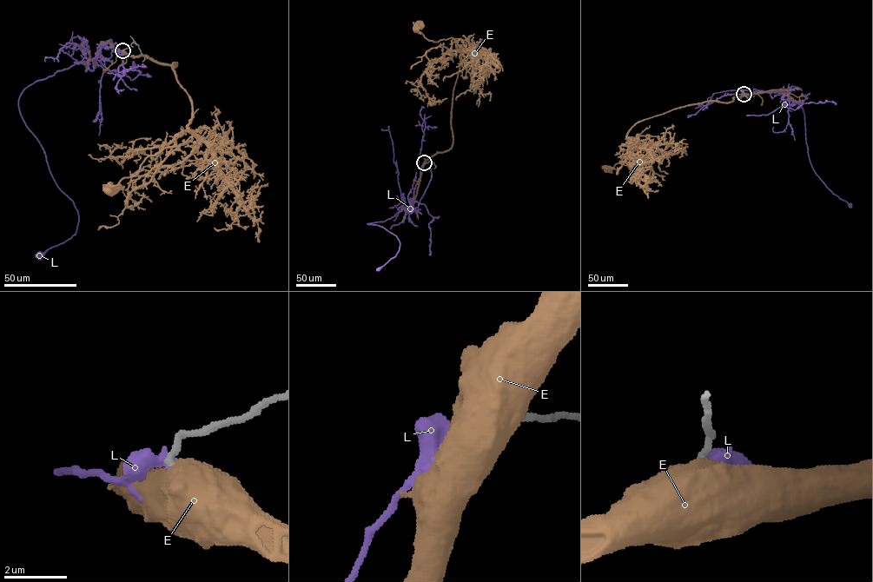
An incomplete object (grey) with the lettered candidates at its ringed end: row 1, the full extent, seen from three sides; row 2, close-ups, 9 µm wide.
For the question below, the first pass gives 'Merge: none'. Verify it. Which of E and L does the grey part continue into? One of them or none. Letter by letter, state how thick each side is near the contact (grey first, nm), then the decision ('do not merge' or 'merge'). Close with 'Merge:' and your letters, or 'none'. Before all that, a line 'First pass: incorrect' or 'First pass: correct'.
First pass: correct
E: calibres 240 and 700 nm; do not merge
L: calibres 240 and 420 nm; do not merge
Merge: none

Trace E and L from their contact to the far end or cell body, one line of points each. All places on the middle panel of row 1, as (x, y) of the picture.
E: (424, 162), (447, 151), (453, 144), (451, 109), (461, 49), (452, 37), (427, 40), (415, 26)
L: (424, 162), (411, 205), (383, 221), (367, 223), (382, 227), (400, 241), (396, 255), (378, 268)

